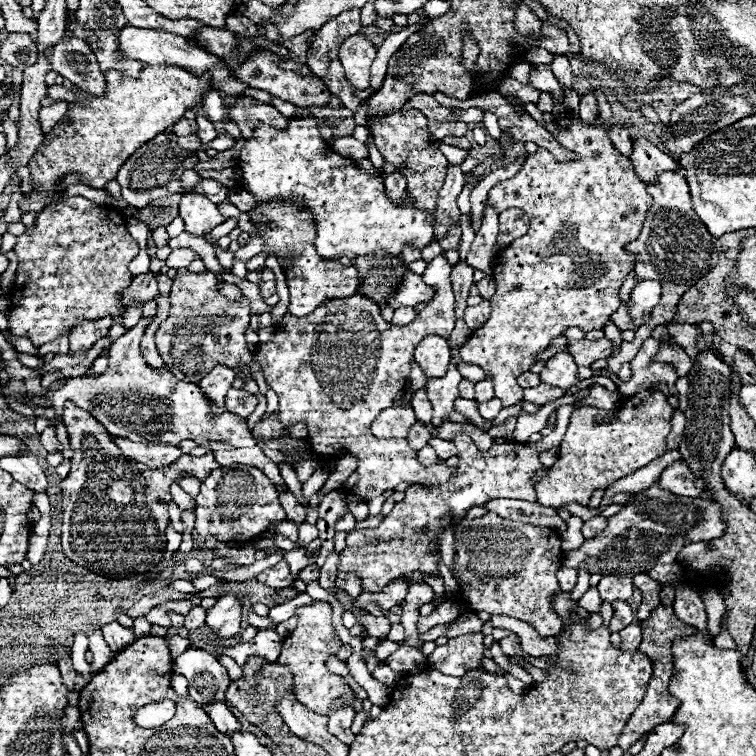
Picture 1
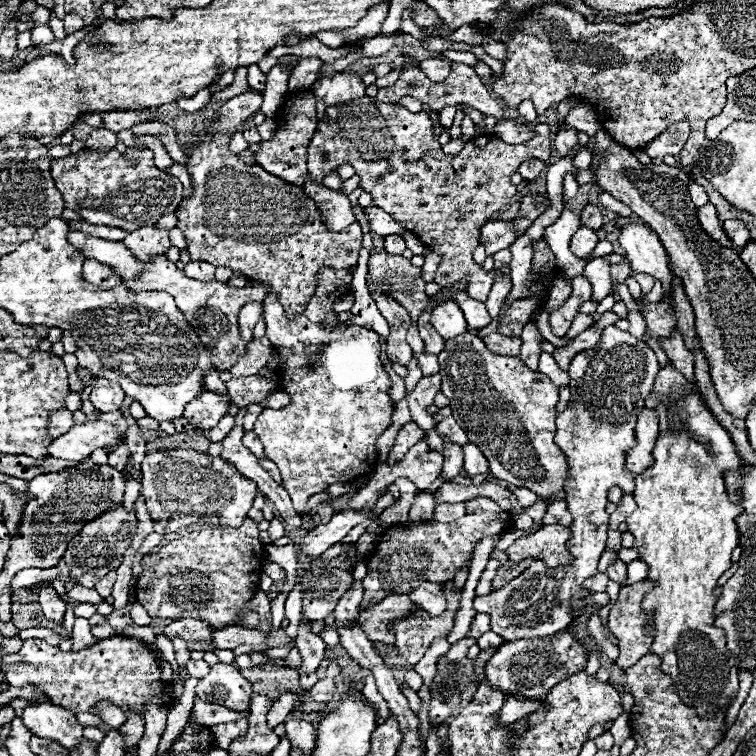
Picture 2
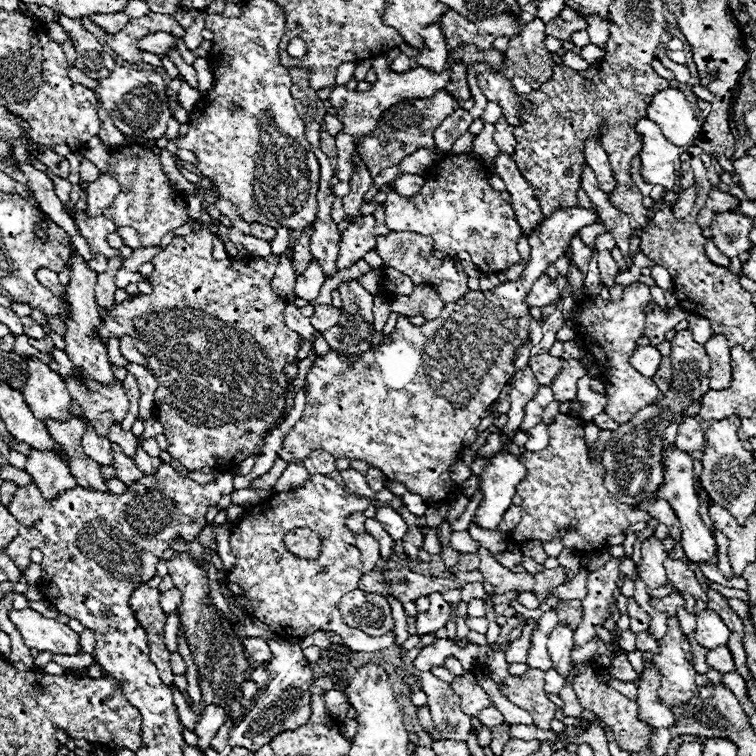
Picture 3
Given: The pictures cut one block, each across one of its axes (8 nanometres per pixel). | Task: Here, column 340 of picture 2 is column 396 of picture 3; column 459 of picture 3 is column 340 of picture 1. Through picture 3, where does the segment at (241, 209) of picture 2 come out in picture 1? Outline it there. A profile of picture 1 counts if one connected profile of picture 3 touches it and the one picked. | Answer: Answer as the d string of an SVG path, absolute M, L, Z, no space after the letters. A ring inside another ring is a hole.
M268 200L256 202L248 212L252 226L258 234L250 234L246 246L240 246L234 252L234 262L248 262L256 254L264 252L266 256L274 254L282 266L286 276L286 284L290 290L290 306L288 312L296 318L304 318L314 312L320 304L328 300L340 300L356 294L358 278L354 266L342 266L338 260L324 260L316 254L316 222L314 214L308 208L298 206L292 200Z

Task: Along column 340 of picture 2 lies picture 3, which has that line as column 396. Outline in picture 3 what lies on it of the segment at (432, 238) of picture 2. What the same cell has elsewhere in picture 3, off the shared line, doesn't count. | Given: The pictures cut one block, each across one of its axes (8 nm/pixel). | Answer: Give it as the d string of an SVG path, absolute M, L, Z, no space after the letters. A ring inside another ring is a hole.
M446 90L438 92L430 100L404 100L404 102L398 102L398 104L390 106L382 114L382 120L376 124L376 128L370 134L366 134L364 138L358 140L356 148L358 148L358 154L362 156L362 162L366 164L370 174L380 174L386 168L400 164L402 158L414 154L420 148L432 150L436 154L434 158L442 160L446 154L436 148L436 144L434 144L434 130L456 108L458 108L458 102Z

